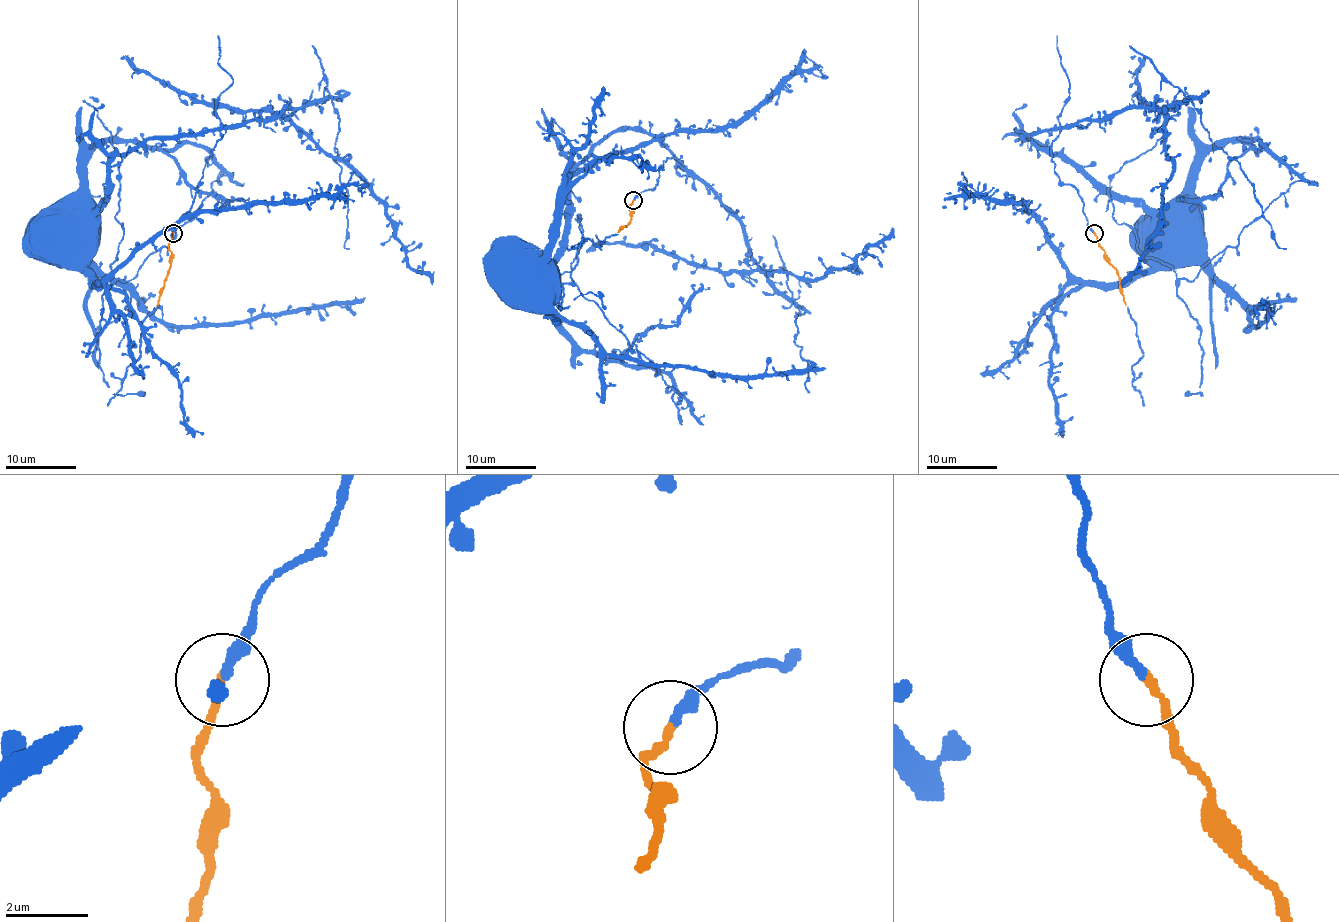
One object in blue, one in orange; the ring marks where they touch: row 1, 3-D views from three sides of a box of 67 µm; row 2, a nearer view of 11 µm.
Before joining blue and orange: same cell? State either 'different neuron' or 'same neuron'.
same neuron

